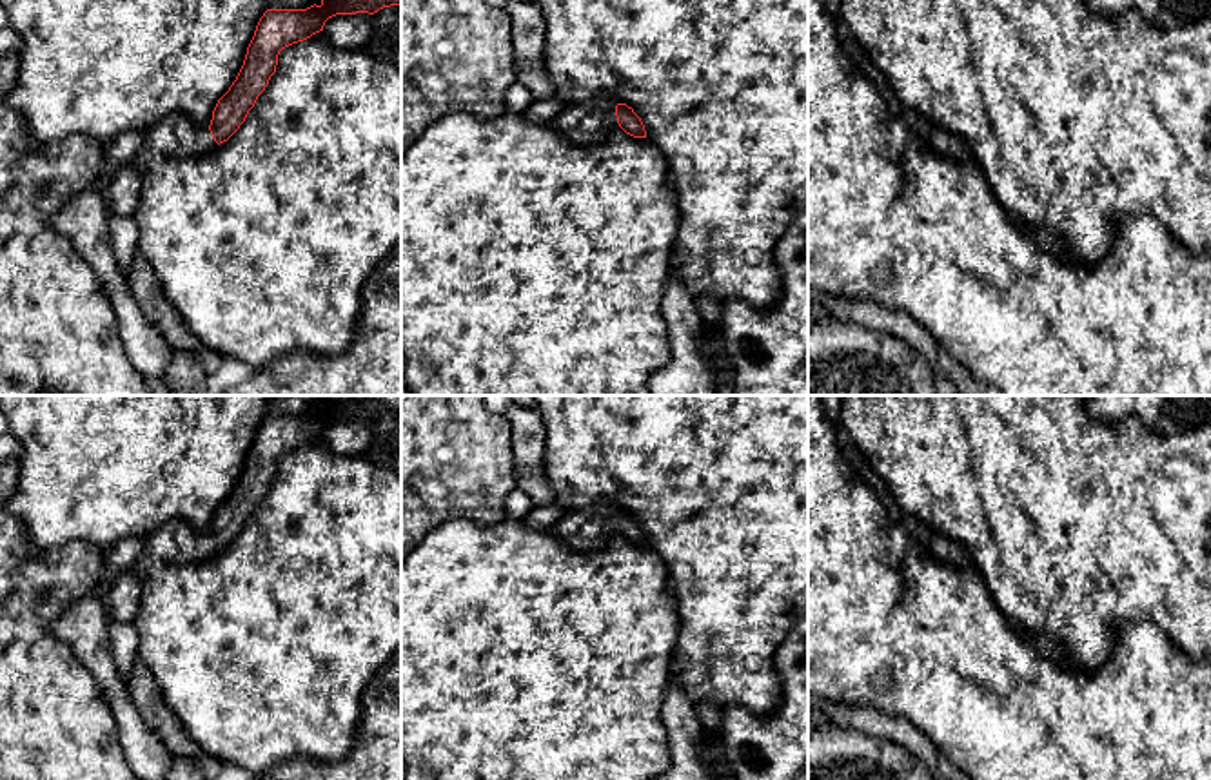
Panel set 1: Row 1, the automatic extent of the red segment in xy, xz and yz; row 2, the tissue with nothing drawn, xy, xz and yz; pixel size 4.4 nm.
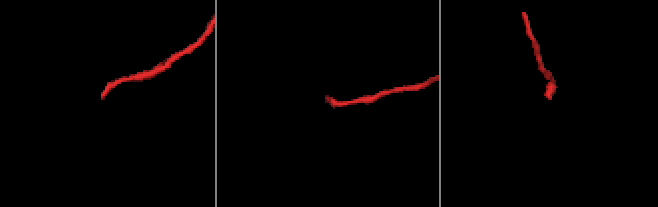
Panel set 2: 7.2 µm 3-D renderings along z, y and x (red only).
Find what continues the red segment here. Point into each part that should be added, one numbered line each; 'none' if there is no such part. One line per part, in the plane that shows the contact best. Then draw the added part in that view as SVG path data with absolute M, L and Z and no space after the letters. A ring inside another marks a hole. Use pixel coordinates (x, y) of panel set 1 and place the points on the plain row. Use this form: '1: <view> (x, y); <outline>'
1: xz (590, 528); M594 502L576 512L566 512L550 533L577 551L596 551L619 533L615 512L608 502Z

